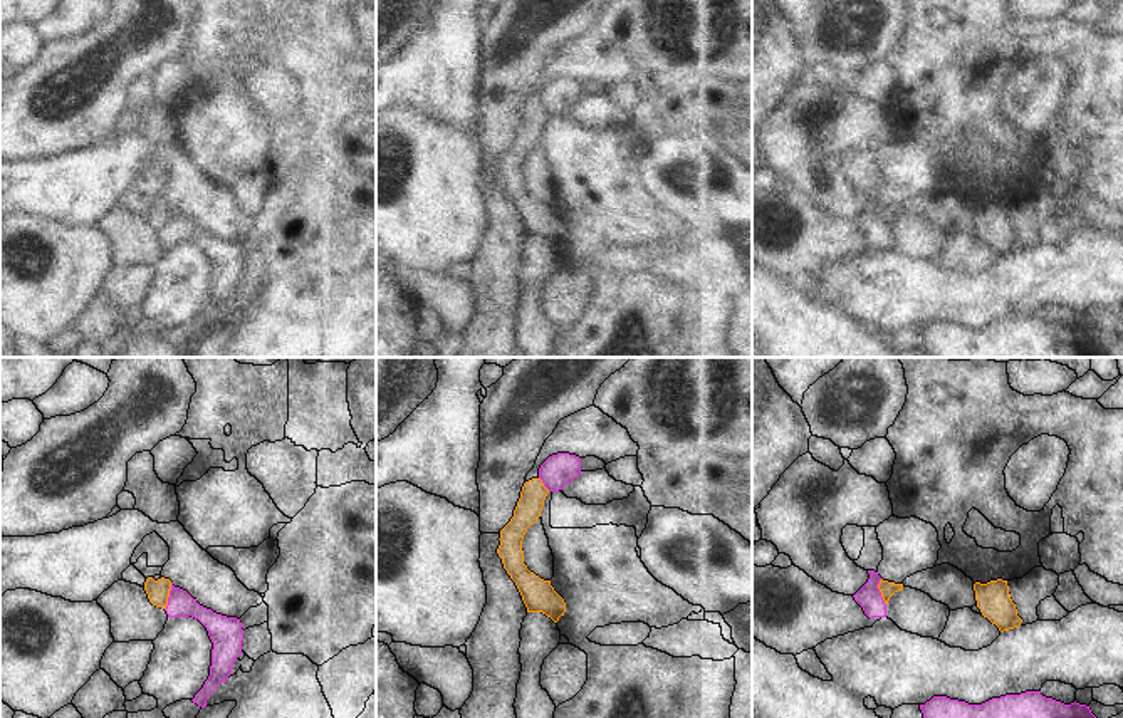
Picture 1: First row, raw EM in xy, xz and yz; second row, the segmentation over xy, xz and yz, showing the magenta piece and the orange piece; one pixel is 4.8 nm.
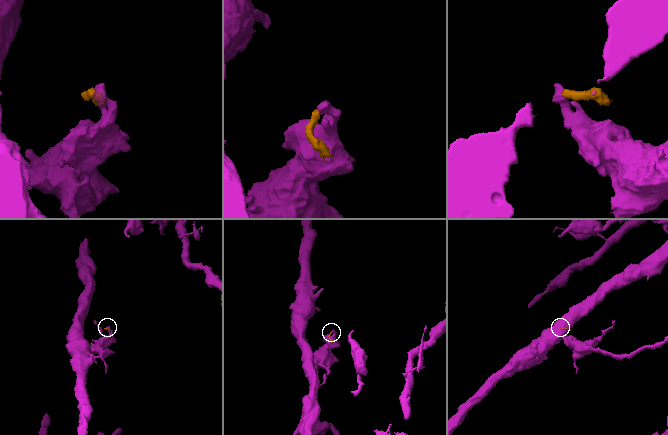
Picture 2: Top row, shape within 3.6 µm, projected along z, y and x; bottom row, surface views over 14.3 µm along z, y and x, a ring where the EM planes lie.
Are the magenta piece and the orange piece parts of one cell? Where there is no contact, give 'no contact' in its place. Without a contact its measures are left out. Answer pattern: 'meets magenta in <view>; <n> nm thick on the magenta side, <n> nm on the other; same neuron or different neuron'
meets magenta in xy; 130 nm thick on the magenta side, 110 nm on the other; different neuron

